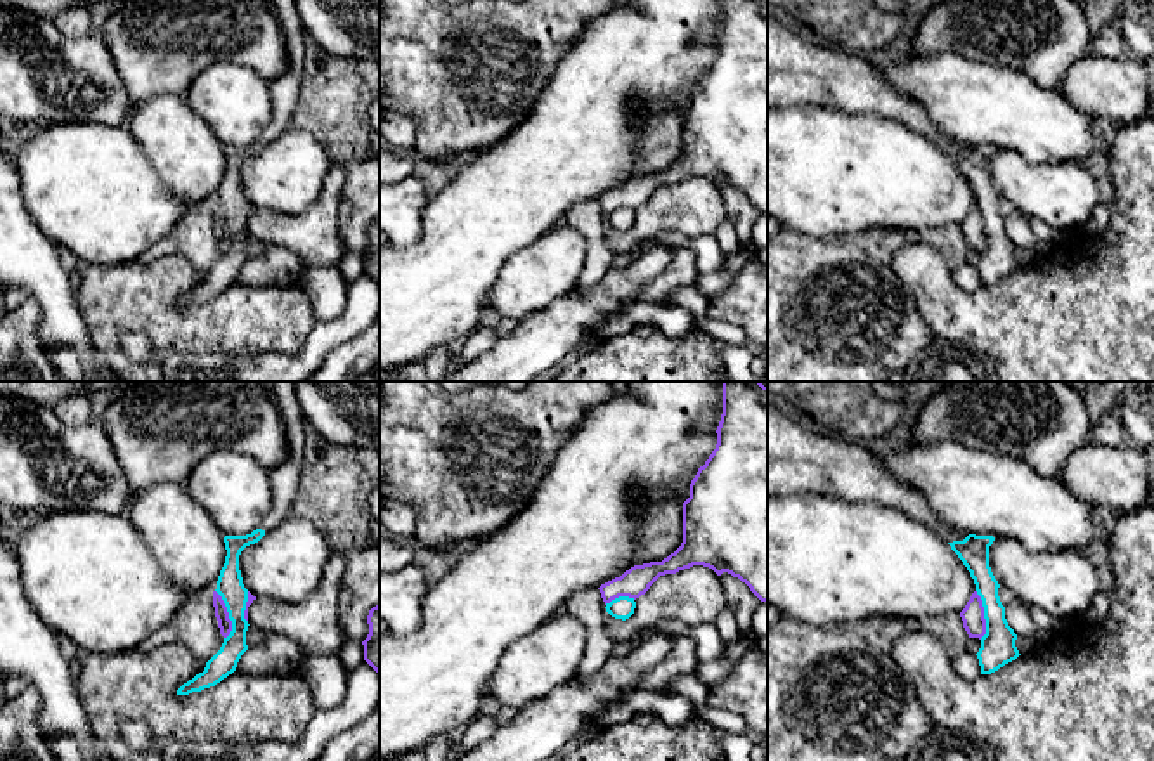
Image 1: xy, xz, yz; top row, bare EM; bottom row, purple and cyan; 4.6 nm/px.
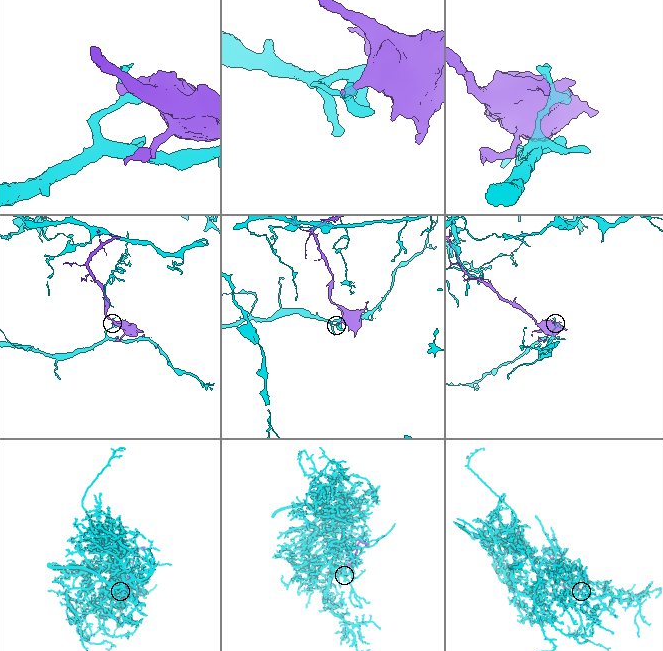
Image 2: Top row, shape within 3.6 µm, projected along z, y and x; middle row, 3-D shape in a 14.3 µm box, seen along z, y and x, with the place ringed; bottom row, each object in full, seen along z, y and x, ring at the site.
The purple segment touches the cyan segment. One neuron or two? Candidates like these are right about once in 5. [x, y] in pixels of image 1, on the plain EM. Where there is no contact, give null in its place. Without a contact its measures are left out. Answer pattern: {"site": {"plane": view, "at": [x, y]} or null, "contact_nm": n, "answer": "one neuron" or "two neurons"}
{"site": {"plane": "xy", "at": [227, 226]}, "contact_nm": 240, "answer": "two neurons"}

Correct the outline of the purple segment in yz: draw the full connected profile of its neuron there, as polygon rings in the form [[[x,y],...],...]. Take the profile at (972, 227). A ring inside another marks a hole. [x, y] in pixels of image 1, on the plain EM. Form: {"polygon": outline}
{"polygon": [[[977,203],[972,205],[965,220],[960,224],[960,229],[963,232],[963,239],[969,250],[981,251],[986,246],[984,218],[982,218],[982,211],[977,206]]]}

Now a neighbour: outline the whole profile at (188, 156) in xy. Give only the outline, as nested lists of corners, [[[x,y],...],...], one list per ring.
[[[159,94],[140,104],[135,104],[126,125],[158,172],[161,182],[180,201],[217,201],[217,192],[227,168],[224,154],[225,146],[187,106],[184,95]]]

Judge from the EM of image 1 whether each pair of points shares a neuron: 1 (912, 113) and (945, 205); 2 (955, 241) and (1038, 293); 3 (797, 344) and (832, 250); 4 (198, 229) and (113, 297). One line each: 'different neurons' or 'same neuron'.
1: different neurons
2: different neurons
3: same neuron
4: different neurons

